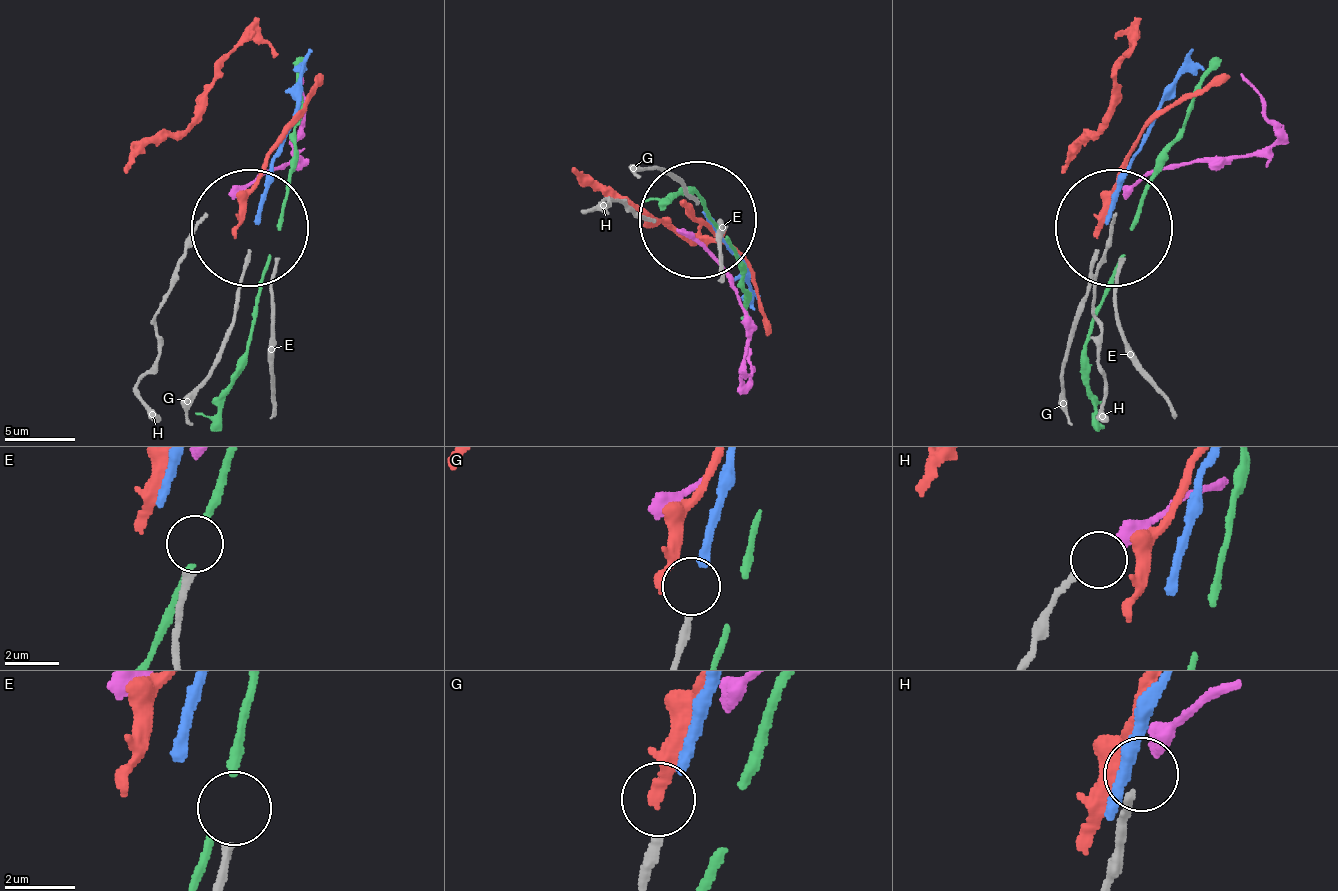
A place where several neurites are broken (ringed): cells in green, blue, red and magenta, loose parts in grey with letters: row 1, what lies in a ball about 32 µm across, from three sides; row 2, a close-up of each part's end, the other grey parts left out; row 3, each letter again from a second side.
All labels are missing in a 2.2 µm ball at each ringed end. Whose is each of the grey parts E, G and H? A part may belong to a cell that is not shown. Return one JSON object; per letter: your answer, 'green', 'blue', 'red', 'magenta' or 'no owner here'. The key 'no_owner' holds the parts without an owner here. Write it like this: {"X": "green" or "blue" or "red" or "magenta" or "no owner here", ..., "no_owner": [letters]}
{"E": "no owner here", "G": "blue", "H": "magenta", "no_owner": ["E"]}

